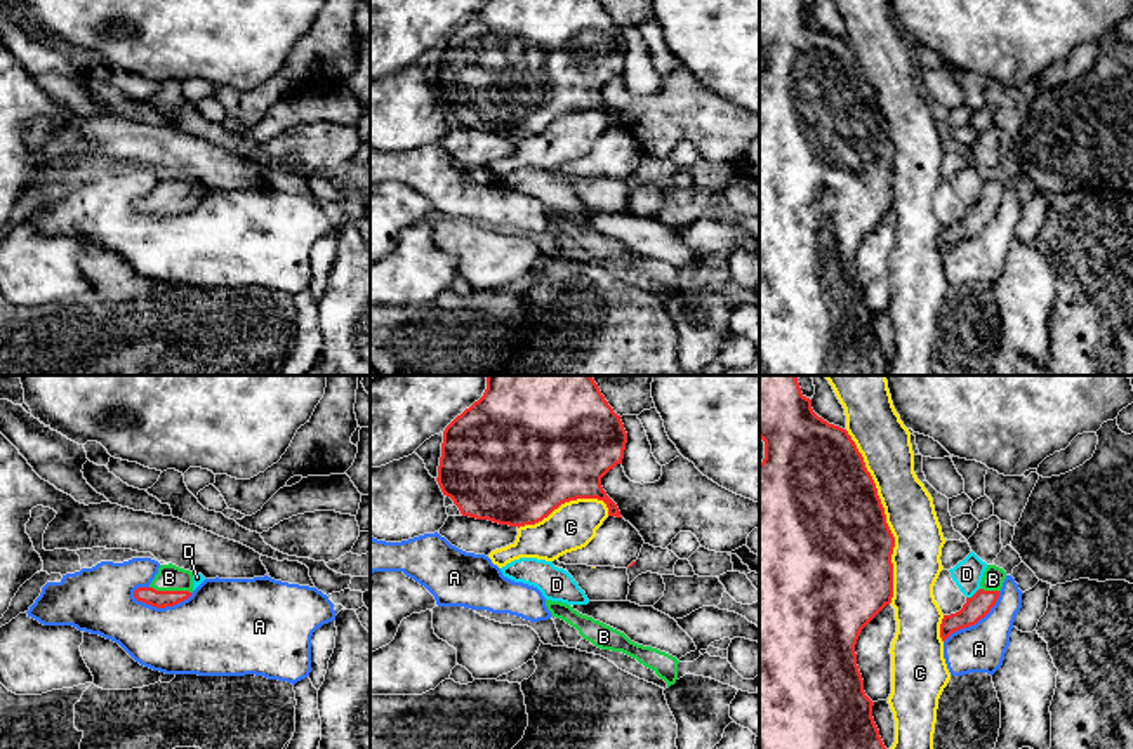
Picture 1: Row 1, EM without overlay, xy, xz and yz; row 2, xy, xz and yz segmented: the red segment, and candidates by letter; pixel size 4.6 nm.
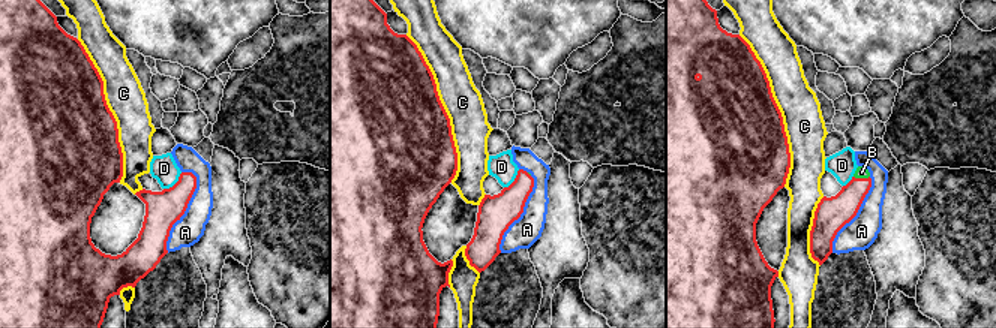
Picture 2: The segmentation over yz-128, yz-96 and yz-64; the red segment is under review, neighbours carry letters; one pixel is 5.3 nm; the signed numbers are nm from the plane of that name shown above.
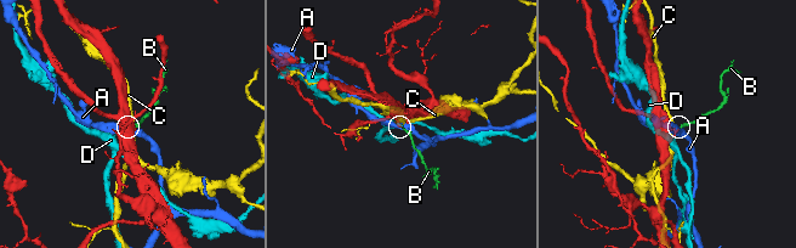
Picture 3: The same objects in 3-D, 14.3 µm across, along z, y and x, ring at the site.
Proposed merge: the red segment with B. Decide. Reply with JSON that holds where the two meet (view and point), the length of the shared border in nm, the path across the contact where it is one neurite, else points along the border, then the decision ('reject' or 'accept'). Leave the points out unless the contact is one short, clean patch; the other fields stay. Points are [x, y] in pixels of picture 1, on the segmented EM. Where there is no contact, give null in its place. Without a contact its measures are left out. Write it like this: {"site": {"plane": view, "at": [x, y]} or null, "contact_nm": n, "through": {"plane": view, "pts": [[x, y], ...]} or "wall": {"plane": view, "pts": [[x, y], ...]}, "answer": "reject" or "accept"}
{"site": {"plane": "xy", "at": [171, 591]}, "contact_nm": 190, "through": {"plane": "xy", "pts": [[146, 595], [171, 591], [169, 577]]}, "answer": "accept"}

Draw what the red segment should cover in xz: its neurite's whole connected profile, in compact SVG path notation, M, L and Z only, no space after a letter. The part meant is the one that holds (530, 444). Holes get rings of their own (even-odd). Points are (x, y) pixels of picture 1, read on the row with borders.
M487 375L483 396L443 431L438 485L462 516L525 527L561 504L598 499L622 518L601 478L622 464L627 433L591 375Z

